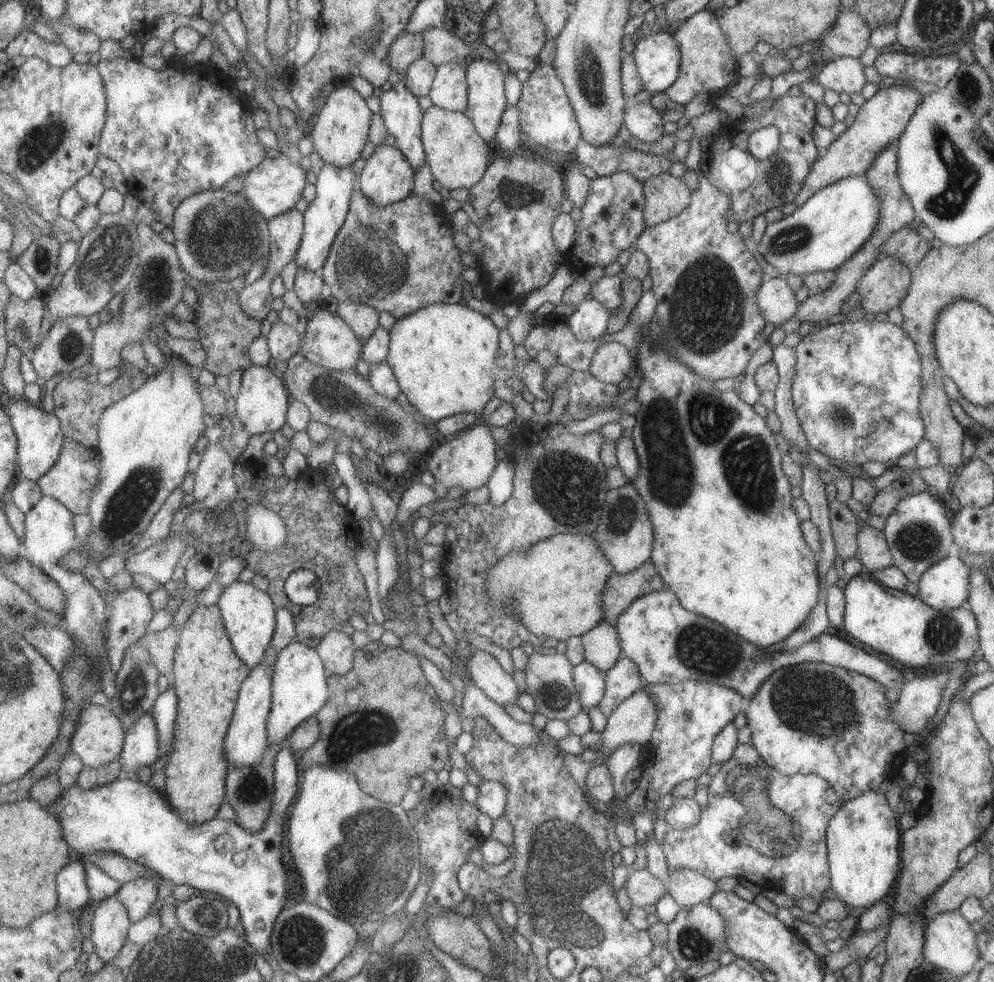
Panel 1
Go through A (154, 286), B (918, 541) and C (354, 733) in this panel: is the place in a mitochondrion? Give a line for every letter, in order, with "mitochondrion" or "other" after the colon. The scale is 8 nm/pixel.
A: mitochondrion
B: mitochondrion
C: mitochondrion

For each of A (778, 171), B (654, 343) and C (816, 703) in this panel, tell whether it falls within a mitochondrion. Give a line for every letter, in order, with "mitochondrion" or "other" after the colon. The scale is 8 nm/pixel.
A: mitochondrion
B: mitochondrion
C: mitochondrion

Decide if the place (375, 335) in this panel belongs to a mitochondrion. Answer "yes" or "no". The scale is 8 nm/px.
no

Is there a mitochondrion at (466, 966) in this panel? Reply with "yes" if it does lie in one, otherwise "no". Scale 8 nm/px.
no

